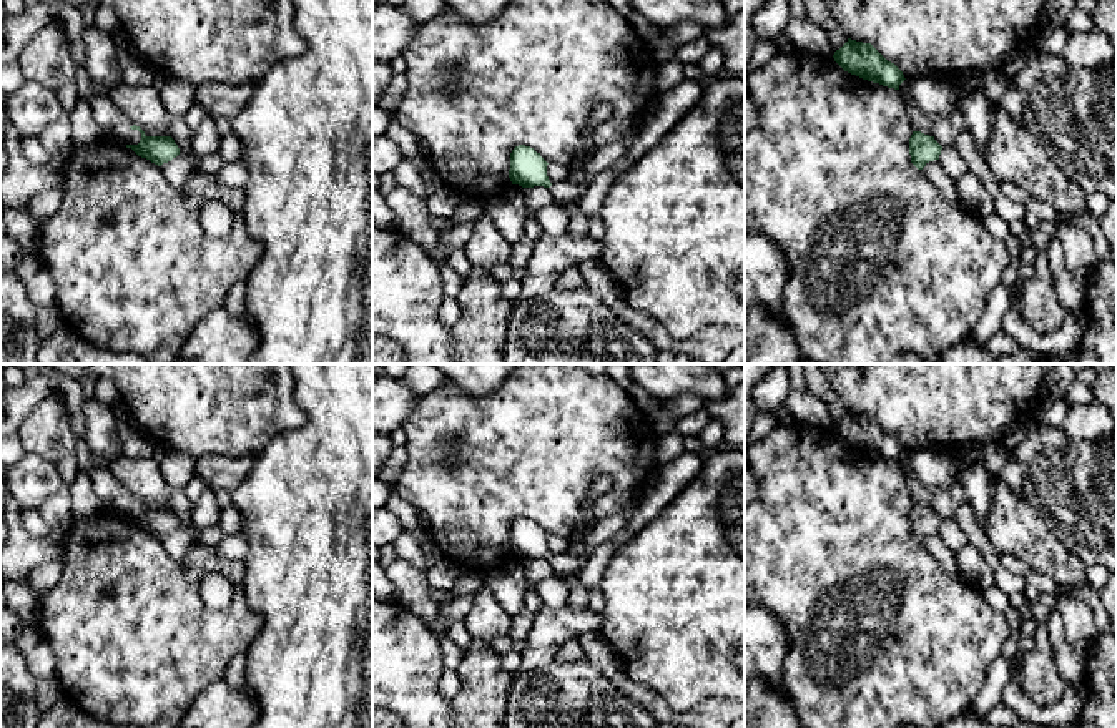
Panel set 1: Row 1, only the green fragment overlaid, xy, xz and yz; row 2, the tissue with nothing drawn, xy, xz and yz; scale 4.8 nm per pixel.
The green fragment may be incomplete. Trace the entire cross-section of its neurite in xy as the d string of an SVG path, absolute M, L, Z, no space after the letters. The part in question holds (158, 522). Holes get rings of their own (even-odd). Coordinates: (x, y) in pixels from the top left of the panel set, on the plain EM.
M85 437L76 439L73 455L78 469L88 474L103 510L121 515L158 539L180 527L180 520L171 509L146 509L140 499L128 495L123 484L115 479L110 465L93 465Z

